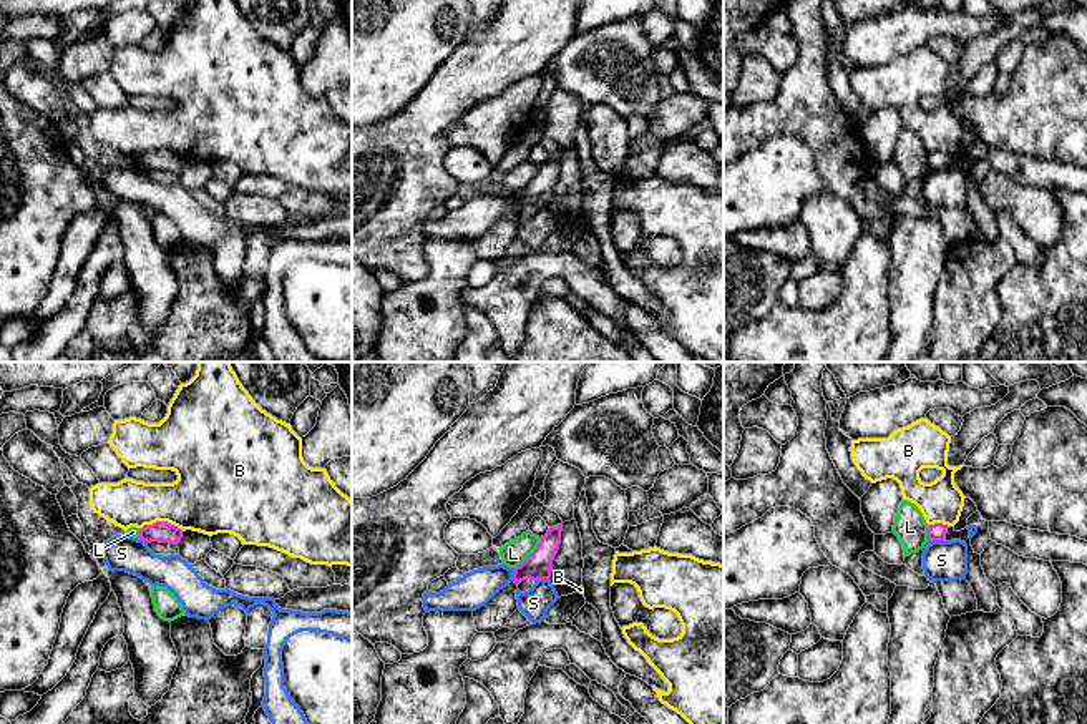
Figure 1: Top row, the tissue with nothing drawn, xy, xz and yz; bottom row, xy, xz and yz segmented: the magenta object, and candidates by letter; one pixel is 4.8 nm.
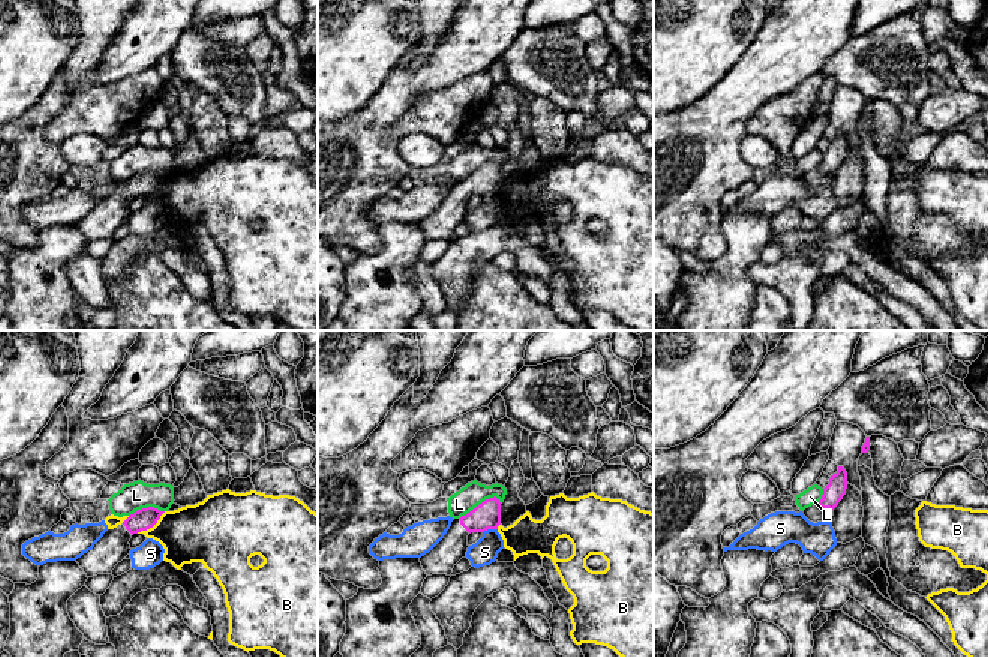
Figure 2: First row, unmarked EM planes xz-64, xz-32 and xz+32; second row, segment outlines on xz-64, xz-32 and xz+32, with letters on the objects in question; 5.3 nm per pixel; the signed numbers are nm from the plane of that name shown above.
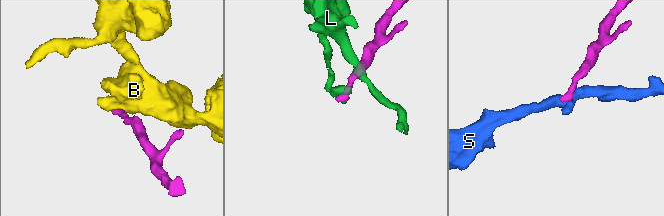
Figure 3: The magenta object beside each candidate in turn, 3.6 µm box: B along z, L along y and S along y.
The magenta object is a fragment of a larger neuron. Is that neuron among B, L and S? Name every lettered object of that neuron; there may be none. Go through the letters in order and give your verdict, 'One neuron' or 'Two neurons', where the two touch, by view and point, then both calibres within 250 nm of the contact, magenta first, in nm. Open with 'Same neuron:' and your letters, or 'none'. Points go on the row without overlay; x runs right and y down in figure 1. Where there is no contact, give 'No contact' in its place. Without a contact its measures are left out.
Same neuron: none
B: Two neurons. Touches magenta at xy (163, 150). Thickness 110 nm (magenta) against 340 nm
L: Two neurons. Touches magenta at xz (531, 181). Thickness 140 nm (magenta) against 120 nm
S: Two neurons. Touches magenta at yz (938, 168). Thickness 90 nm (magenta) against 190 nm

